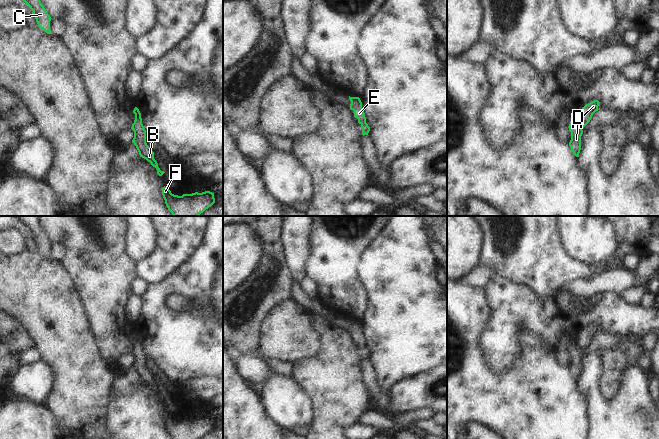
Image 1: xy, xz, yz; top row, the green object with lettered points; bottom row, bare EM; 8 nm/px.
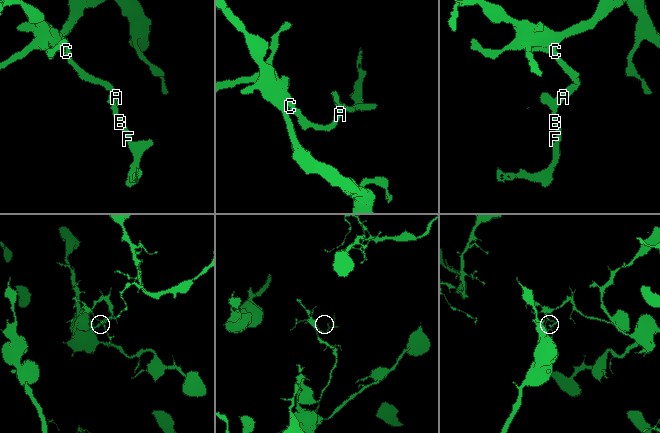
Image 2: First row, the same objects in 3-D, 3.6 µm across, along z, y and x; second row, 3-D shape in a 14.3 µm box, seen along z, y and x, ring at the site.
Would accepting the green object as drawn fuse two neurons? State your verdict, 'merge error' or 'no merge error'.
merge error

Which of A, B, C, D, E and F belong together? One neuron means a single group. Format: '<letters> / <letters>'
A C / B D E F

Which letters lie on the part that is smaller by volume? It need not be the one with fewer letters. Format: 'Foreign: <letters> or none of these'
Foreign: B, D, E, F.

